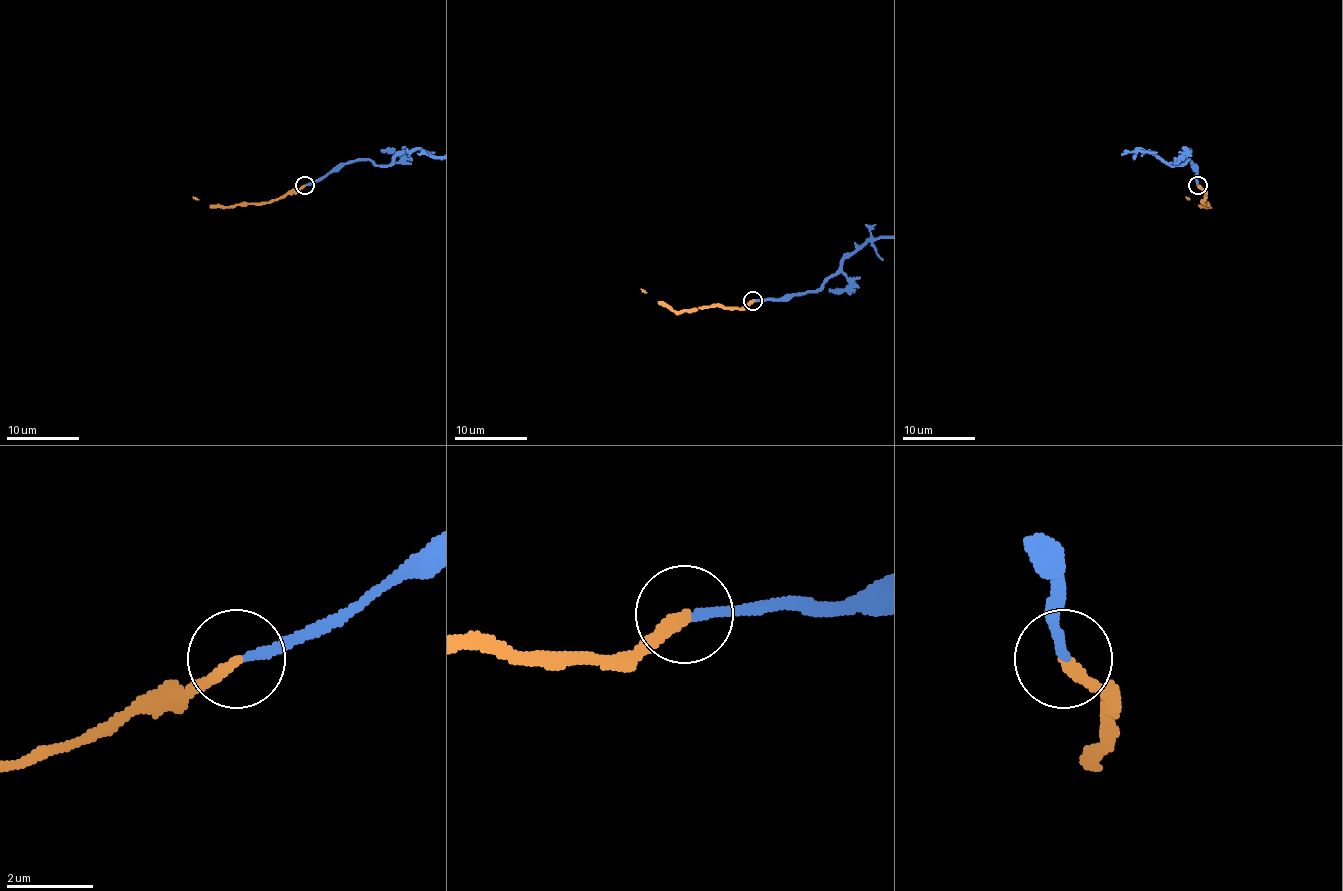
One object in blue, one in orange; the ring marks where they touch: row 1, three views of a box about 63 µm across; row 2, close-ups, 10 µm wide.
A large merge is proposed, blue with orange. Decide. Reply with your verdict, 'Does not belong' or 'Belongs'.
Belongs

